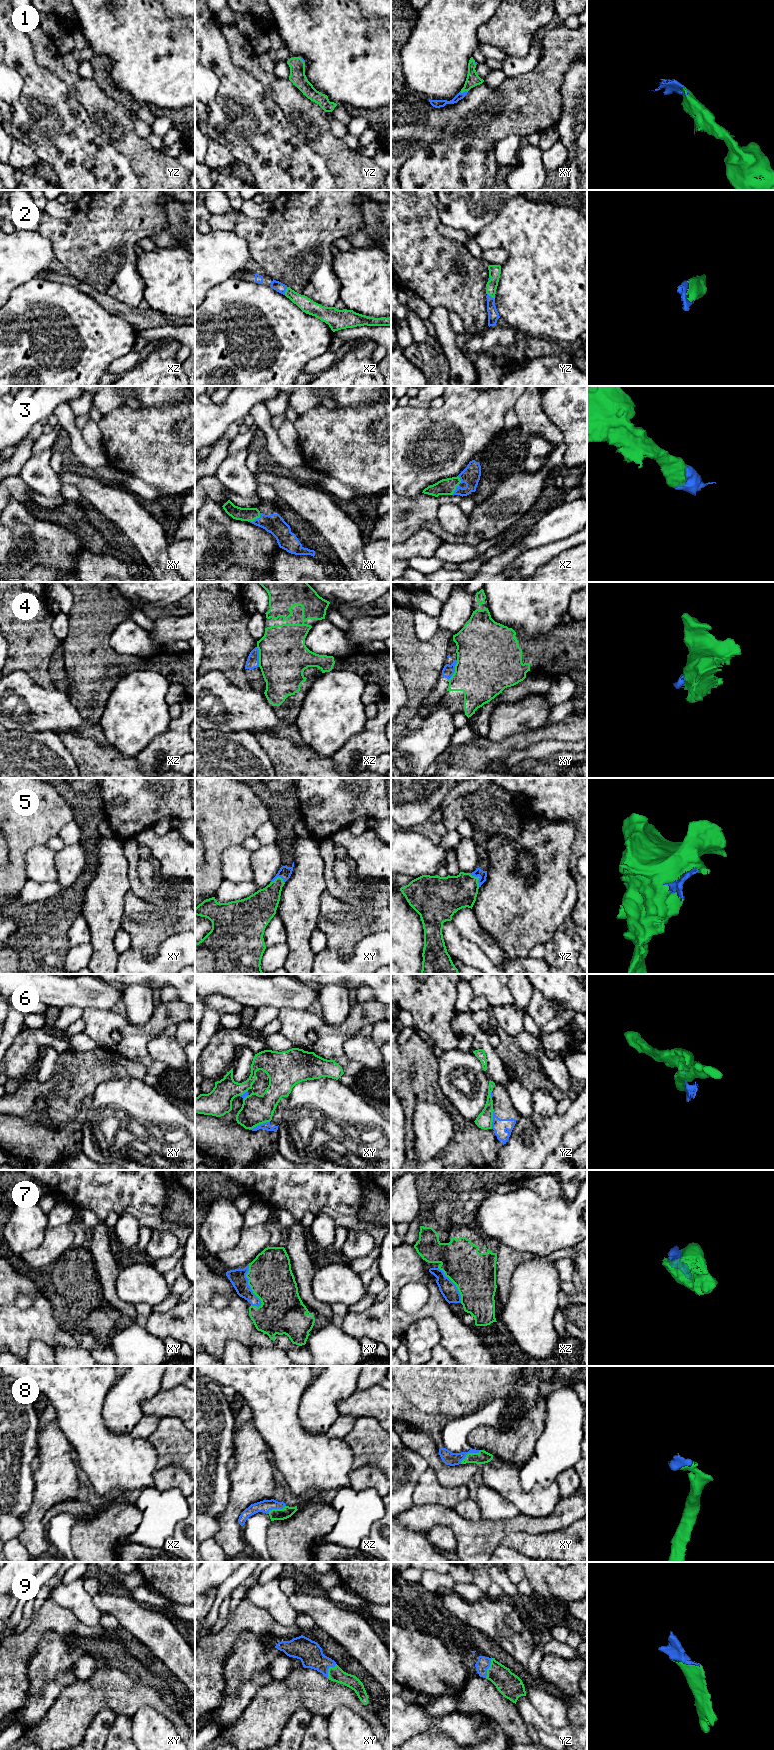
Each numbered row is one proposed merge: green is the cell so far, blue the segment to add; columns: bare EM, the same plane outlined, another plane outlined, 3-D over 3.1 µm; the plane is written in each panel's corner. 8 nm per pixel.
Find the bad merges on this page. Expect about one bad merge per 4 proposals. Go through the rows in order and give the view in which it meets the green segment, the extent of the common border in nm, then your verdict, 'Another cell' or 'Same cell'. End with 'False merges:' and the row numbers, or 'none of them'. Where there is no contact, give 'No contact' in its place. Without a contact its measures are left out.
1: Touches green in xy. Shared border 60 nm. Same cell
2: Touches green in xz. Shared border 70 nm. Same cell
3: Touches green in xy. Shared border 120 nm. Same cell
4: Touches green in xy. Shared border 180 nm. Another cell
5: Touches green in yz. Shared border 140 nm. Same cell
6: Touches green in xy. Shared border 180 nm. Another cell
7: Touches green in xy. Shared border 360 nm. Same cell
8: Touches green in xy. Shared border 200 nm. Same cell
9: Touches green in yz. Shared border 170 nm. Same cell
False merges: 4, 6

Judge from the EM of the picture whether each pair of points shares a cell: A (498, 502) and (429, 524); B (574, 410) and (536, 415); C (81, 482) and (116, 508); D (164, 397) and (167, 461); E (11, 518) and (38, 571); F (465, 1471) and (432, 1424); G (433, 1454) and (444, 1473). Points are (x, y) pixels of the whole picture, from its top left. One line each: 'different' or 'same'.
A: same
B: different
C: same
D: different
E: different
F: different
G: same

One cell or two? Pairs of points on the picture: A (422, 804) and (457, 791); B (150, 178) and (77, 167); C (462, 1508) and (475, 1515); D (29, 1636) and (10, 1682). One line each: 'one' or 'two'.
A: two
B: two
C: one
D: one

